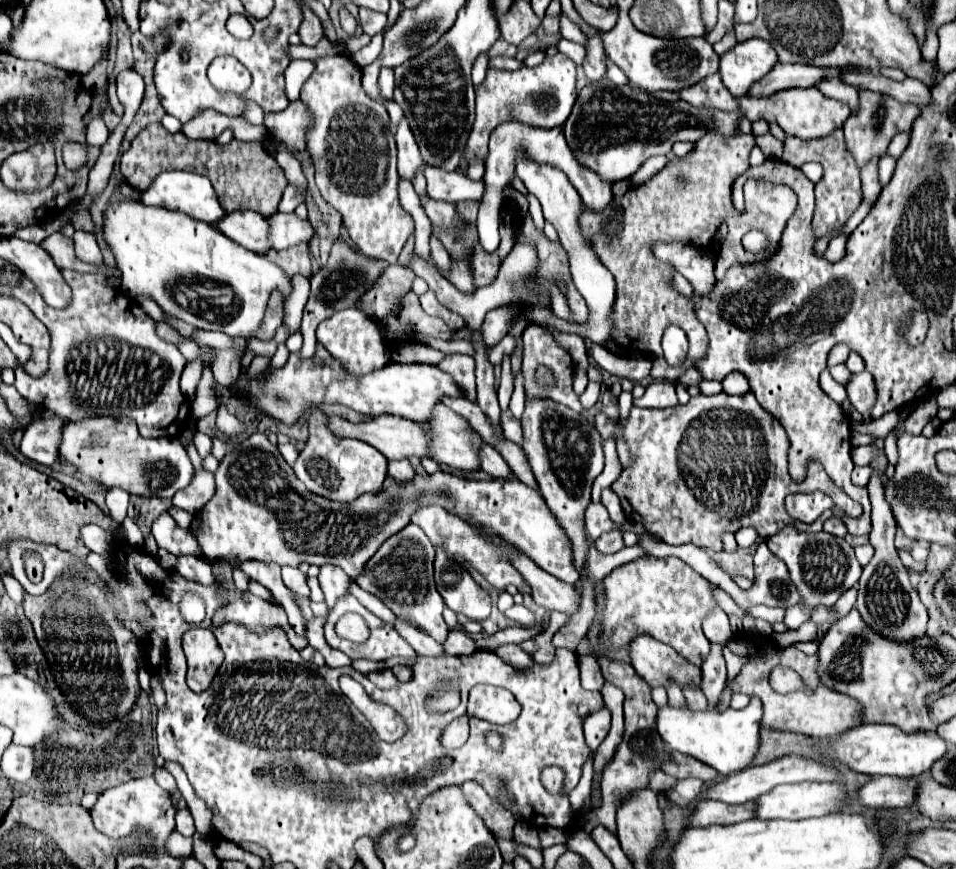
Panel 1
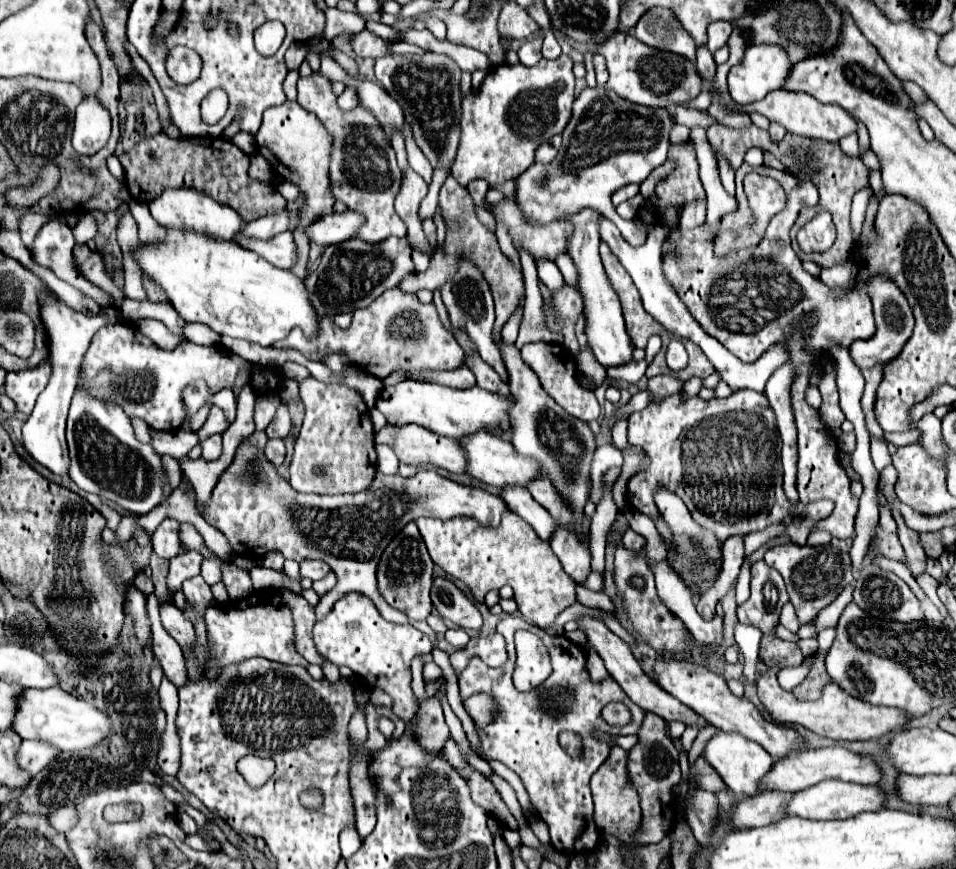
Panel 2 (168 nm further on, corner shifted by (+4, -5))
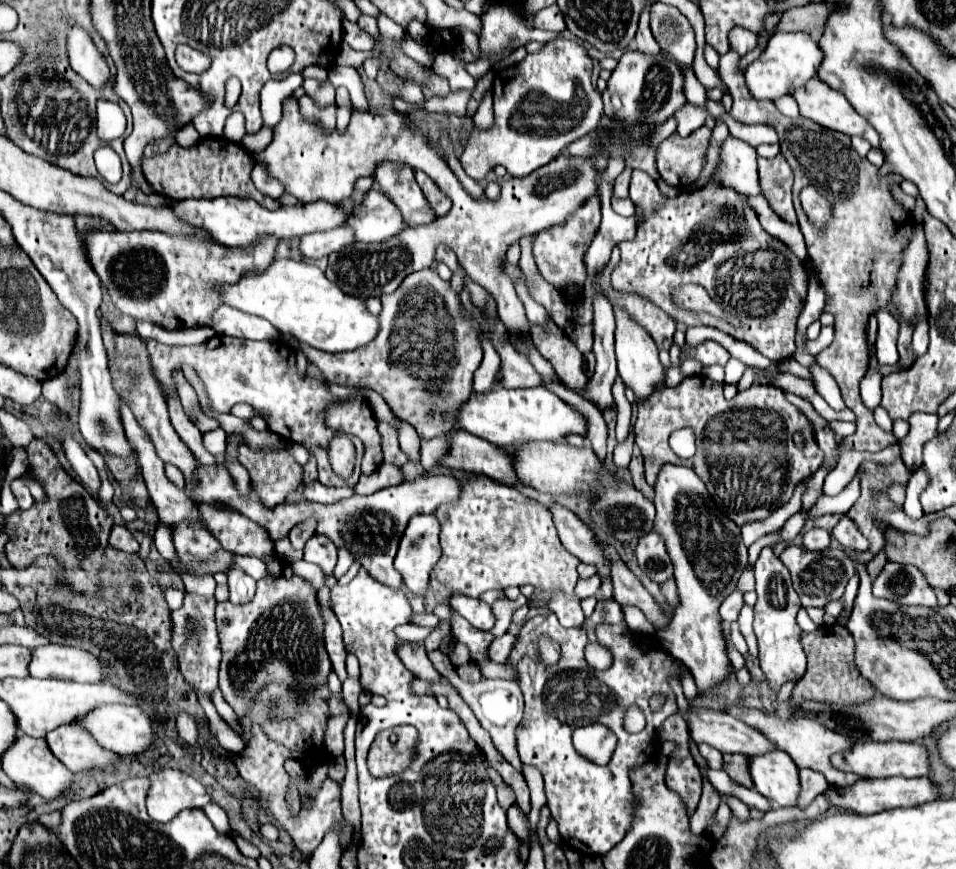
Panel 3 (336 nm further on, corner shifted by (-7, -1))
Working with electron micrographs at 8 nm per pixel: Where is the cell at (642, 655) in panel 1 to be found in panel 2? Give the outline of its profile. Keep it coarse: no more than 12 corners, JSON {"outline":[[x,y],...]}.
{"outline":[[661,658],[655,682],[713,726],[785,758],[801,742],[765,720],[725,680],[689,660]]}

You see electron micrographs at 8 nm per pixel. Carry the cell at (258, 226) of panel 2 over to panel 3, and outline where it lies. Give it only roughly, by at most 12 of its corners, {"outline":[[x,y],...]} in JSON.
{"outline":[[92,230],[92,270],[126,316],[210,326],[216,284],[266,268],[264,236],[228,248]]}

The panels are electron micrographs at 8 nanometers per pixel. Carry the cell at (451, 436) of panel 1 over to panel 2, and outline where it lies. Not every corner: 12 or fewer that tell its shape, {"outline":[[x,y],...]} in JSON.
{"outline":[[489,432],[459,440],[465,472],[485,484],[539,478],[537,464]]}

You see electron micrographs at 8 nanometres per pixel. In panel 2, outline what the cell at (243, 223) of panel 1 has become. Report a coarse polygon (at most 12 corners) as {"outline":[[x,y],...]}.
{"outline":[[289,230],[273,240],[253,240],[237,232],[235,242],[257,252],[277,268],[295,262]]}

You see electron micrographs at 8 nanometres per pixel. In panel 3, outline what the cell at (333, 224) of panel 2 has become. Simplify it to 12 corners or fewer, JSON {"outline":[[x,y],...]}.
{"outline":[[374,190],[348,224],[358,242],[384,242],[406,228],[392,200]]}

